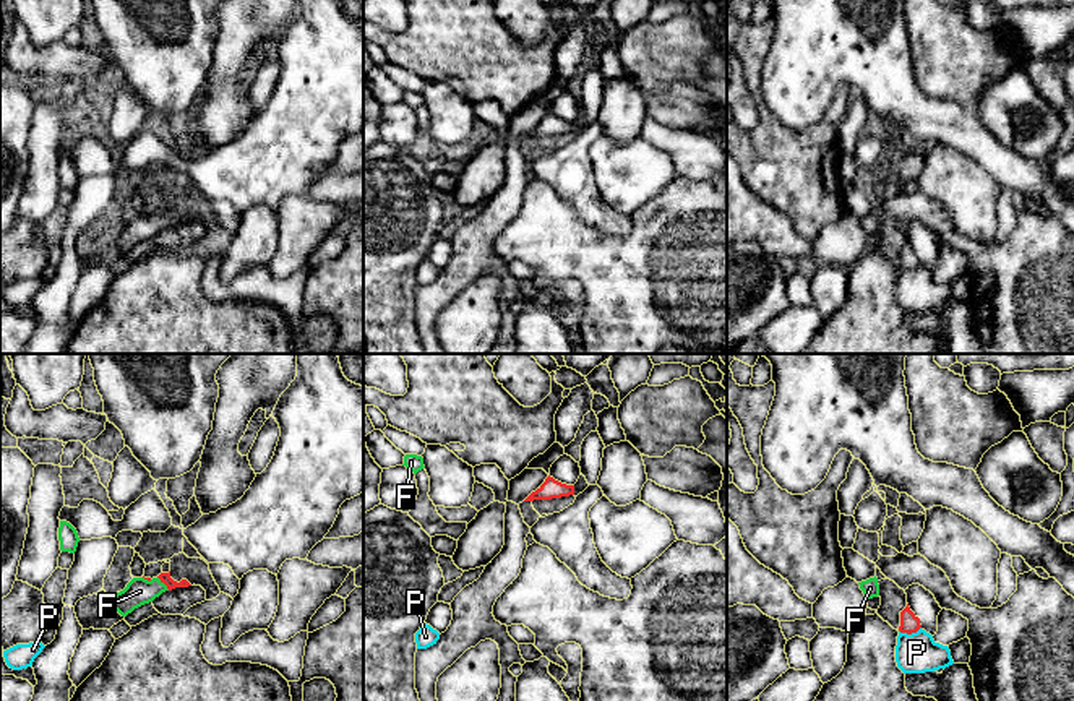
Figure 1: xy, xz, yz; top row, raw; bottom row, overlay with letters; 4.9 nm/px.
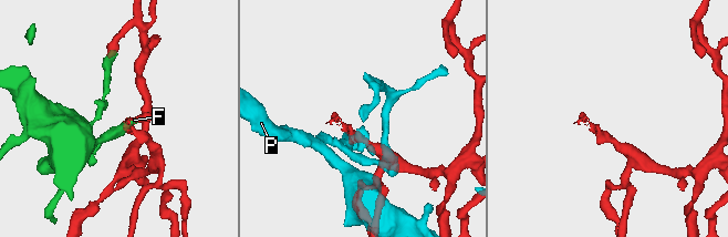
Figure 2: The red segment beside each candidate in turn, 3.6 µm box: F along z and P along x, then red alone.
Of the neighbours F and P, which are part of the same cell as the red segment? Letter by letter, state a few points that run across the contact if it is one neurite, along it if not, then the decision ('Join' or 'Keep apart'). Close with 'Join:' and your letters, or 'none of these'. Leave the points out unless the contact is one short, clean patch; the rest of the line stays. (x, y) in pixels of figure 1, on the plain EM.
F: Line: xy (164, 215), (163, 218), (154, 224), (140, 227). Join
P: Line: yz (920, 263), (910, 270), (899, 268). Keep apart
Join: F

